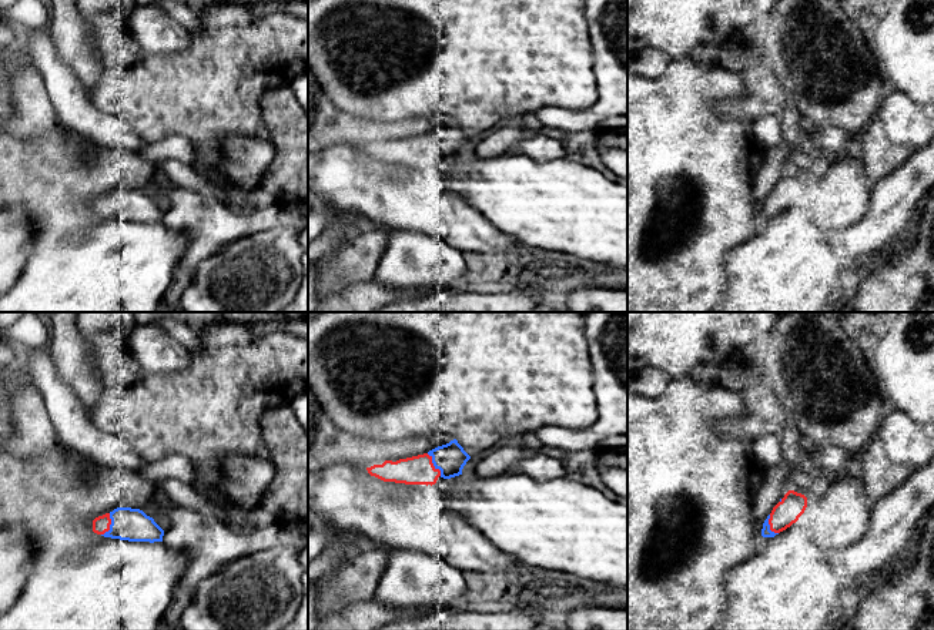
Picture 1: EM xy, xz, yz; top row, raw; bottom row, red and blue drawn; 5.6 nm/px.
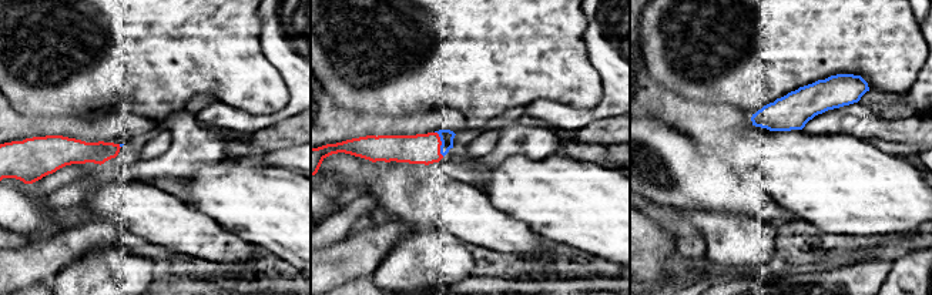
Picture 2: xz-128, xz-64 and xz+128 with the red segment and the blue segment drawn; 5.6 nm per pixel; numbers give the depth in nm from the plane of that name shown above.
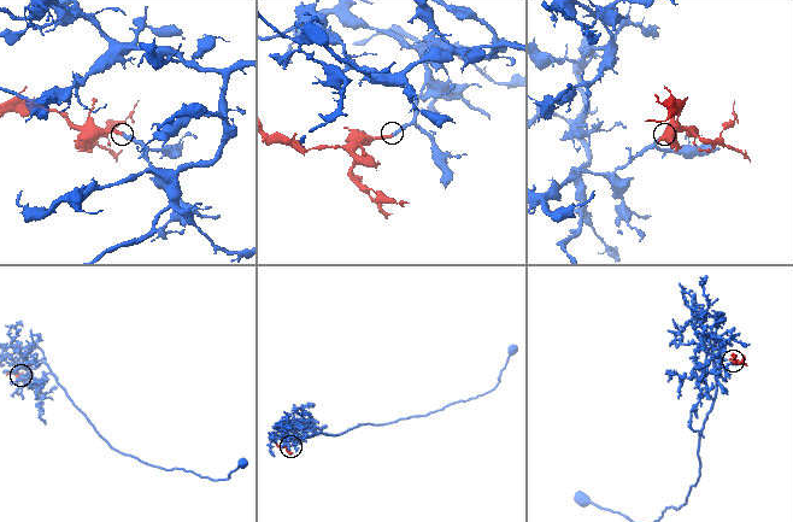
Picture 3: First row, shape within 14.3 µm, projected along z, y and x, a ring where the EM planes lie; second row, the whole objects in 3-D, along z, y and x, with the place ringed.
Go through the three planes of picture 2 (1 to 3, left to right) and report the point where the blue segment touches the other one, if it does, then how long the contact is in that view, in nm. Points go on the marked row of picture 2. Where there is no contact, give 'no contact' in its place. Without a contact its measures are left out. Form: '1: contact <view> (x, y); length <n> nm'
1: contact xz-128 (118, 146); length 30 nm
2: contact xz-64 (441, 144); length 150 nm
3: no contact

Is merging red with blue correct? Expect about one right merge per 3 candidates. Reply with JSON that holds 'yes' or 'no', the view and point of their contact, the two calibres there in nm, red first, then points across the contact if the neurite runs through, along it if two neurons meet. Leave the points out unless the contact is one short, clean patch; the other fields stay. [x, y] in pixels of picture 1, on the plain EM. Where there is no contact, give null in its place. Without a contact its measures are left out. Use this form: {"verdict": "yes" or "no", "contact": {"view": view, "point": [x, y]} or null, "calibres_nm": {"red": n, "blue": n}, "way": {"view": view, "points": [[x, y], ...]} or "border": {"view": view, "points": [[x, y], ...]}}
{"verdict": "yes", "contact": {"view": "xz", "point": [432, 146]}, "calibres_nm": {"red": 160, "blue": 170}}

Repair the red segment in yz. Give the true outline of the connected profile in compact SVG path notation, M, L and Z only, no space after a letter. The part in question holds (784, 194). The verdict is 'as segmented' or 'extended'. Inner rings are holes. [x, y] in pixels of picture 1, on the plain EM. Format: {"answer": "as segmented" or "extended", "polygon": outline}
{"answer": "extended", "polygon": "M789 171L773 188L763 204L761 217L774 218L799 201L807 188L807 178L794 171Z"}

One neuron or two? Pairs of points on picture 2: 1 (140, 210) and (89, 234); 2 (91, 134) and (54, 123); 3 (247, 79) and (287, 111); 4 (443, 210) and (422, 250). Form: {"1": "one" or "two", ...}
{"1": "two", "2": "one", "3": "two", "4": "two"}

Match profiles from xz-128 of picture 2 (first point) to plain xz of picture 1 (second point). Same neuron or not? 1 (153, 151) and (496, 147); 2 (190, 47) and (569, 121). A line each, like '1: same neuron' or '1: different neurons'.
1: same neuron
2: different neurons

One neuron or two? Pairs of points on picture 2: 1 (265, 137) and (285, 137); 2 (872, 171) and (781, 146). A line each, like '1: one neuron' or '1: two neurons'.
1: one neuron
2: one neuron

